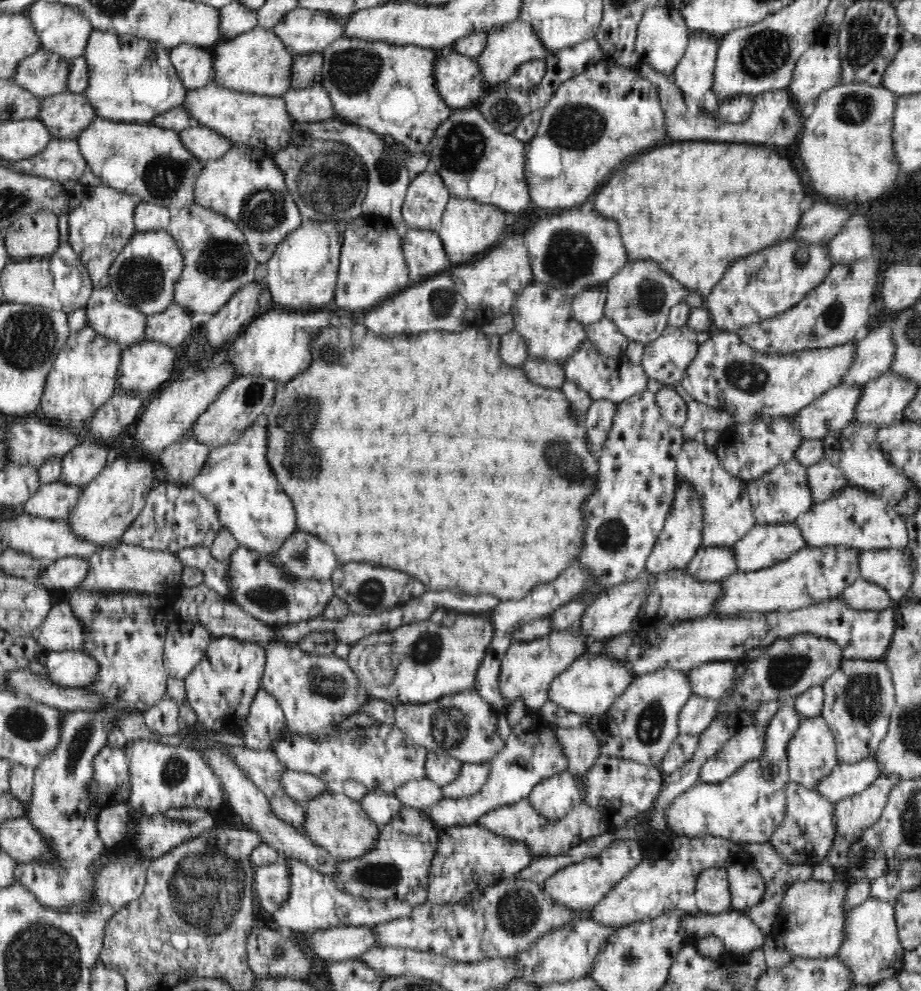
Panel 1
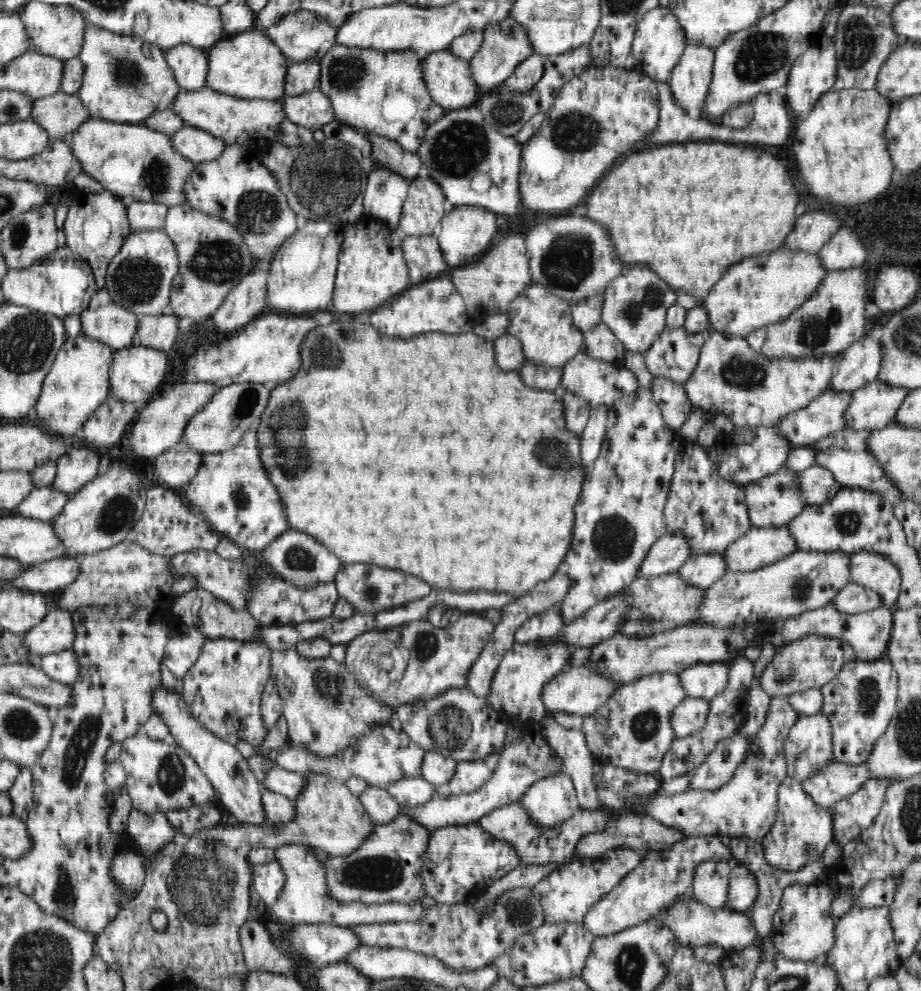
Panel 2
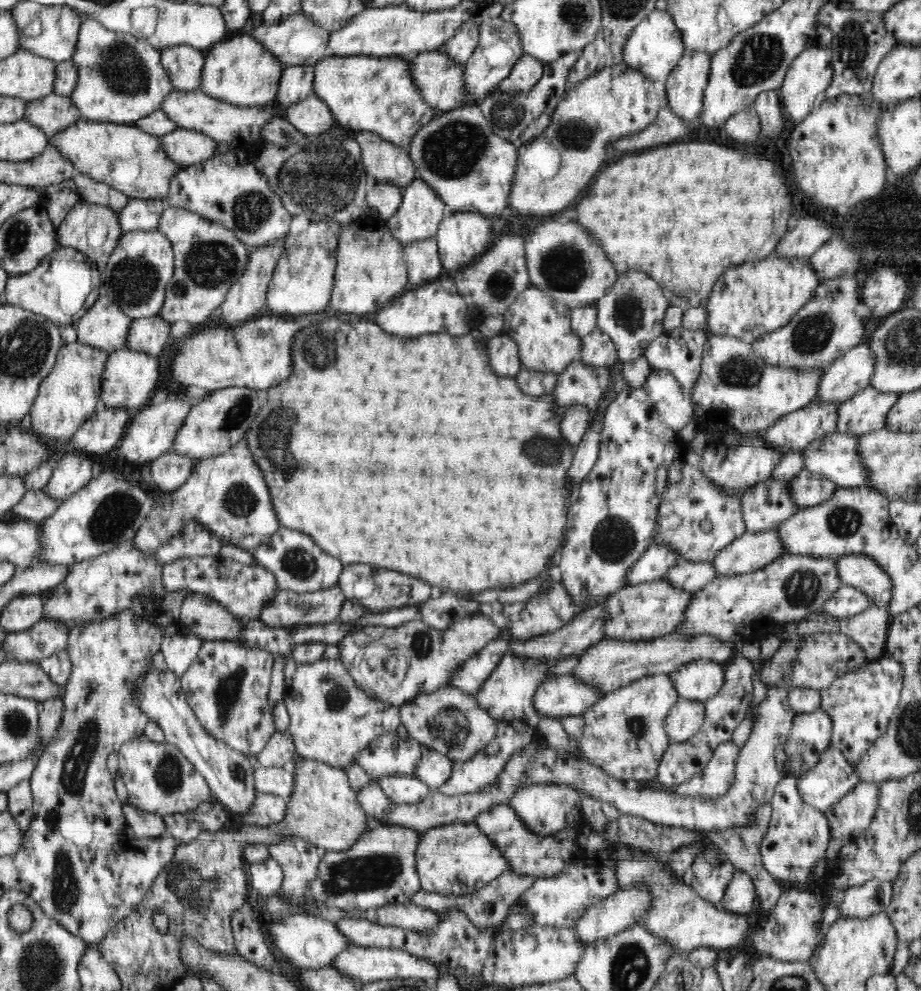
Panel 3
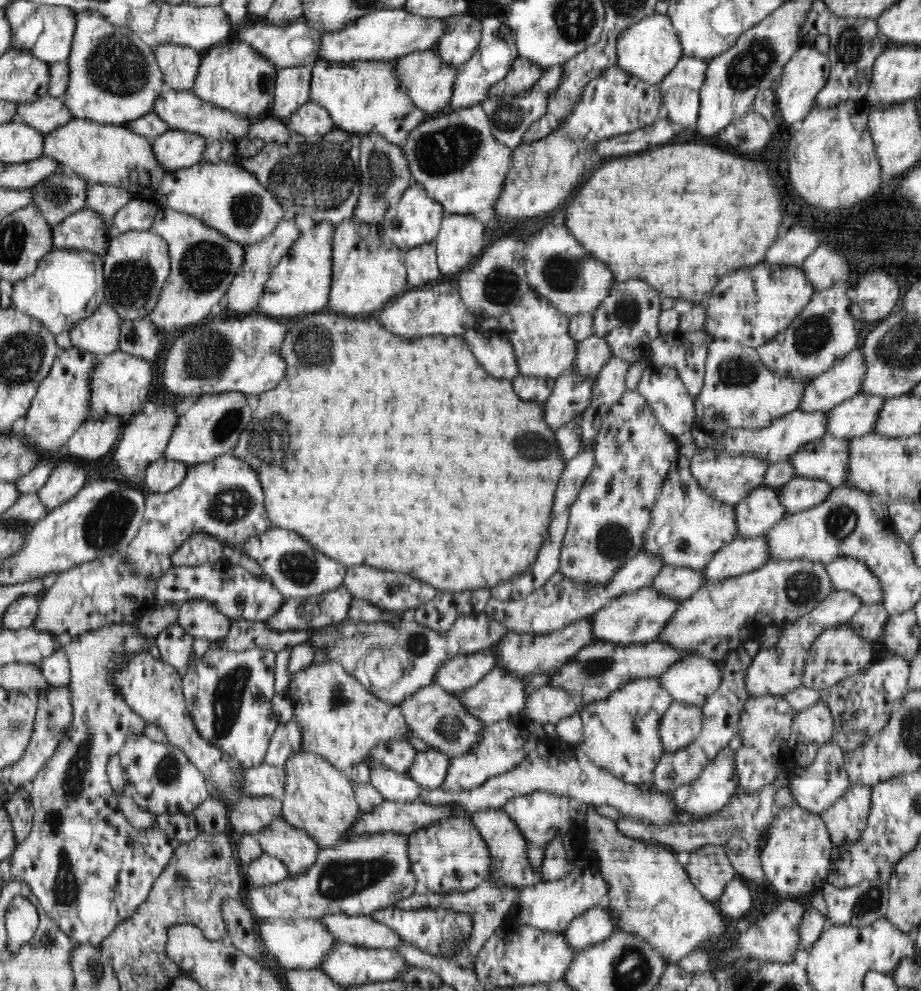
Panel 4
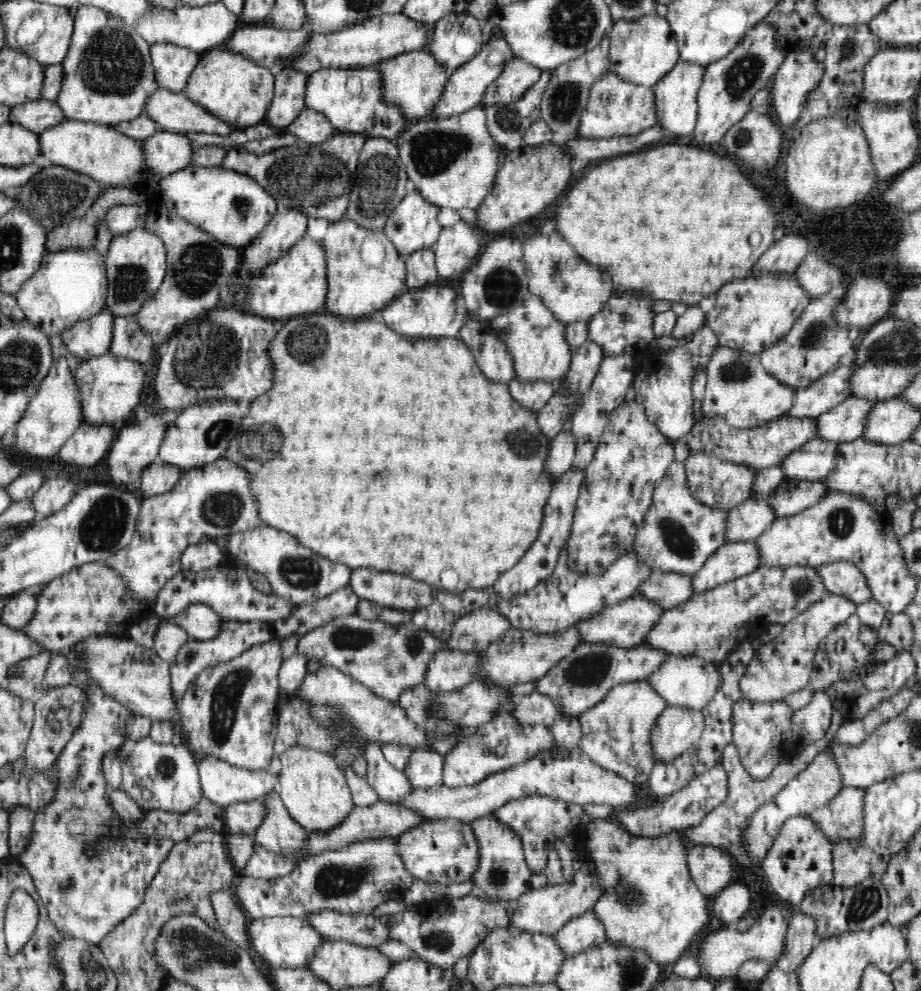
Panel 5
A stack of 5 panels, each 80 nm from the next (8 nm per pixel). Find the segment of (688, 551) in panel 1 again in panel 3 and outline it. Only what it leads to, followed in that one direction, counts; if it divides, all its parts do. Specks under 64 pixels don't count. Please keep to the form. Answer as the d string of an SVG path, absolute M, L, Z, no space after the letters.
M652 545L645 552L640 560L636 560L630 565L630 570L626 573L624 583L626 587L635 587L638 584L646 584L656 582L656 580L661 579L669 572L670 568L675 568L676 564L680 560L666 545Z

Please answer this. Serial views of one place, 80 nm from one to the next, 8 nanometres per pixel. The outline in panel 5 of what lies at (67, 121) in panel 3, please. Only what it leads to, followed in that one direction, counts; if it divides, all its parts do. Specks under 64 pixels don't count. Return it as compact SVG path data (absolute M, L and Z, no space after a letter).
M36 100L11 108L8 122L16 123L35 133L42 133L53 125L66 120L54 100Z

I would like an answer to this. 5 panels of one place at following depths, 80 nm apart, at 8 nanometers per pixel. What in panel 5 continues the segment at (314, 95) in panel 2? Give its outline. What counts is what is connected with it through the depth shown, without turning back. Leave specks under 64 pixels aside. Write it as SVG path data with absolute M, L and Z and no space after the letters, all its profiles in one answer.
M304 108L286 128L299 142L318 144L330 139L337 131L320 112Z

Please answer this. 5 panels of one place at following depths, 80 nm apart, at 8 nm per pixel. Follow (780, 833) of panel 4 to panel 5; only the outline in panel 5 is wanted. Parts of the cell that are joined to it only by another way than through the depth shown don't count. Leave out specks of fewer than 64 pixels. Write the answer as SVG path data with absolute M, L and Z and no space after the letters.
M796 815L783 824L782 831L761 864L769 886L784 902L797 909L808 892L832 884L835 872L832 851L833 843L825 838L816 823L811 822L810 815Z

